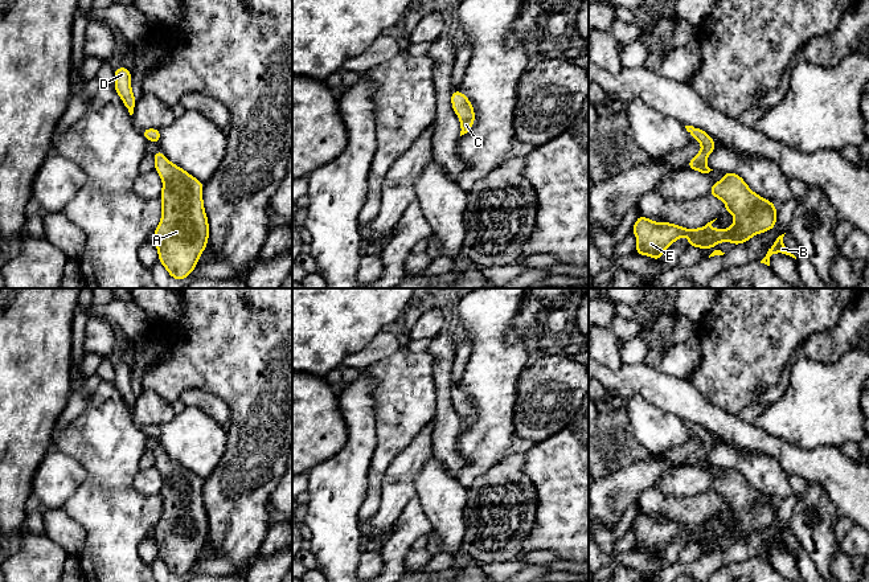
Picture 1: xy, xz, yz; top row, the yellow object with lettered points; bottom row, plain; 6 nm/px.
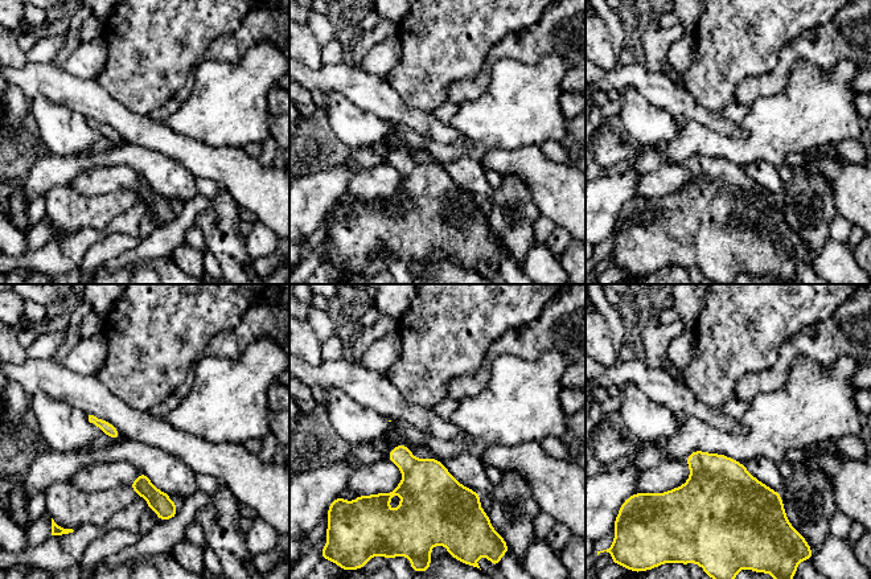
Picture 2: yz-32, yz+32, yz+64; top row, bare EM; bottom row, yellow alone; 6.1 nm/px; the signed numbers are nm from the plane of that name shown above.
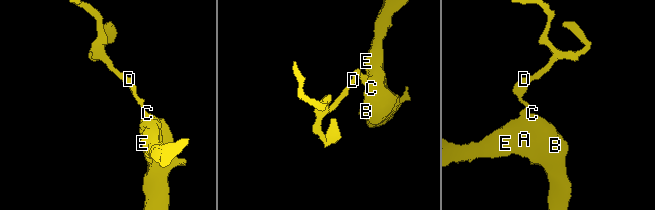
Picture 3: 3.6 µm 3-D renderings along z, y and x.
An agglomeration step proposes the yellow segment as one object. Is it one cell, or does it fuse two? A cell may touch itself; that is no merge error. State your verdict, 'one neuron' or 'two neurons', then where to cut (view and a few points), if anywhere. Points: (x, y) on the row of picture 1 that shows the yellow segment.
one neuron; no cut

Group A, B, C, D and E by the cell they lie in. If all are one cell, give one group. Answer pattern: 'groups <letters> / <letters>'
groups A B C D E

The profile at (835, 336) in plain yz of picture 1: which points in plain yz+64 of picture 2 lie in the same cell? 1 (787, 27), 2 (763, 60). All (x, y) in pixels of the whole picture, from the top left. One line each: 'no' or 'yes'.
1: no
2: no

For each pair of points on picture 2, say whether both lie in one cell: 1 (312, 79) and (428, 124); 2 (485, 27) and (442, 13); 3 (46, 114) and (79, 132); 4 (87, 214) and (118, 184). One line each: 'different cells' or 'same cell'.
1: same cell
2: same cell
3: same cell
4: different cells

